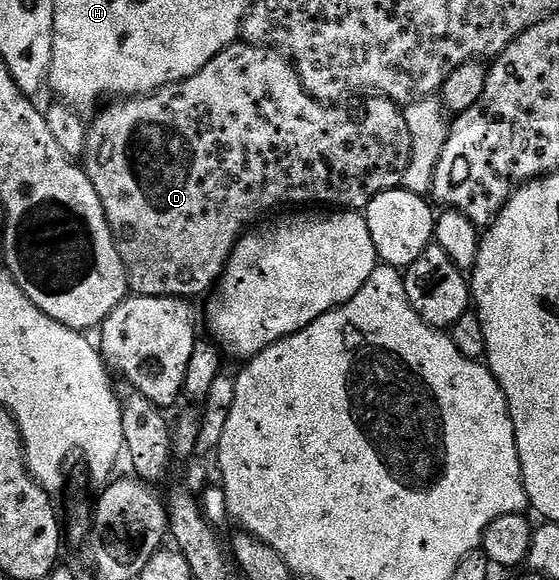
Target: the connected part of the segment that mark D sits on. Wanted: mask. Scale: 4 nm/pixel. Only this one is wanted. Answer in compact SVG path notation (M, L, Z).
M234 44L219 52L219 56L212 58L203 68L199 68L195 76L173 82L161 90L154 90L152 94L129 96L114 102L117 103L107 107L91 122L92 133L96 135L91 146L94 154L90 153L84 159L83 165L91 184L95 184L95 192L99 192L99 200L105 209L109 226L121 248L121 259L130 269L129 289L134 295L193 300L196 299L196 294L205 294L209 289L210 293L224 274L231 252L237 247L238 238L258 221L256 218L260 214L265 214L276 206L285 206L288 202L326 202L329 205L326 207L329 208L364 211L369 202L375 200L375 196L401 186L407 164L411 160L411 128L407 128L405 110L393 99L369 96L362 101L365 103L358 110L330 108L305 91L294 63L280 49L265 44Z

